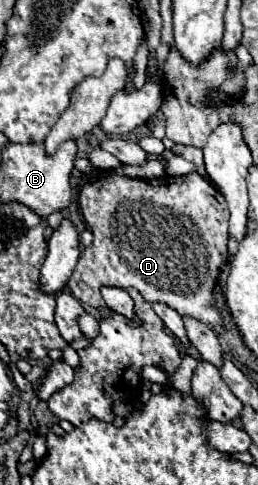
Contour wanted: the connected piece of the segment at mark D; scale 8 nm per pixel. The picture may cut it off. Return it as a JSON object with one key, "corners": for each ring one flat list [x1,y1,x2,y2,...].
{"corners":[[99,171,91,177,91,181,87,181,79,193,79,207,81,207,81,213,93,233,93,243,89,247,83,247,81,251,81,257,79,257,79,263,77,267,73,269,73,275,69,279,69,287,71,287,71,293,85,305,91,305,91,307,103,307,103,299,101,299,101,293,99,289,103,285,111,285,111,287,121,287,121,289,127,289,127,287,133,287,137,289,145,301,149,303,167,303,171,309,175,309,177,313,181,315,191,315,203,323,207,323,215,333,221,333,221,315,215,307,215,299,213,299,213,287,215,287,215,281,219,277,219,267,221,263,227,261,227,243,229,243,229,209,227,209,227,201,225,197,209,183,205,181,199,173,187,173,183,177,157,177,157,179,131,179,127,175,119,175,115,171]]}

